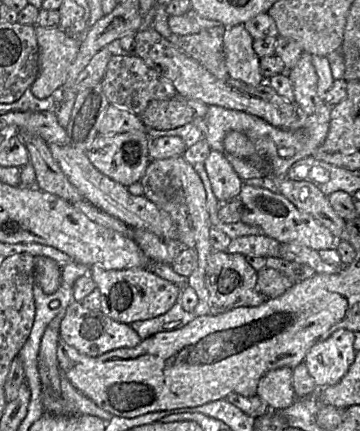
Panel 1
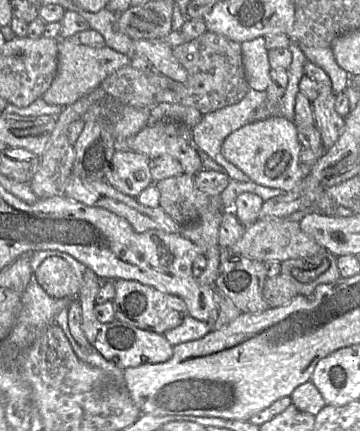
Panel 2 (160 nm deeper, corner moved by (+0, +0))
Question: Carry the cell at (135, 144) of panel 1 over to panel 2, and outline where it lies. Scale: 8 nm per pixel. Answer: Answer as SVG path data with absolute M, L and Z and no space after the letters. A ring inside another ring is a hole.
M116 150L106 182L118 191L136 198L153 184L149 164L150 159L141 153Z

